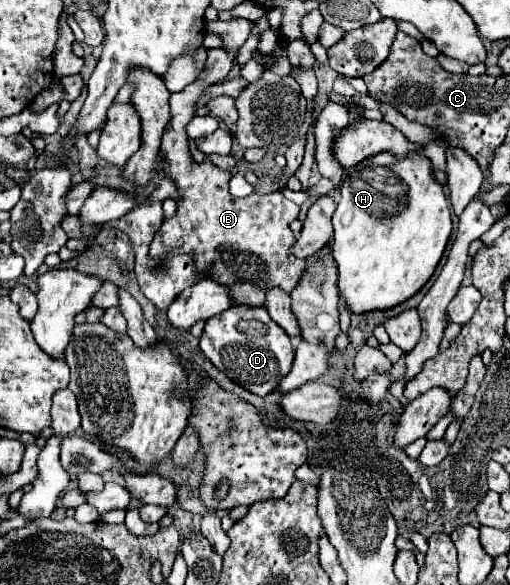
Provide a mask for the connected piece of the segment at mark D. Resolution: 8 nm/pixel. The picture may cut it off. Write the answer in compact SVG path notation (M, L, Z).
M231 307L225 313L207 321L201 341L205 357L223 371L231 381L249 389L255 395L269 395L279 387L279 381L289 373L295 349L287 333L271 321L269 313L261 307Z

